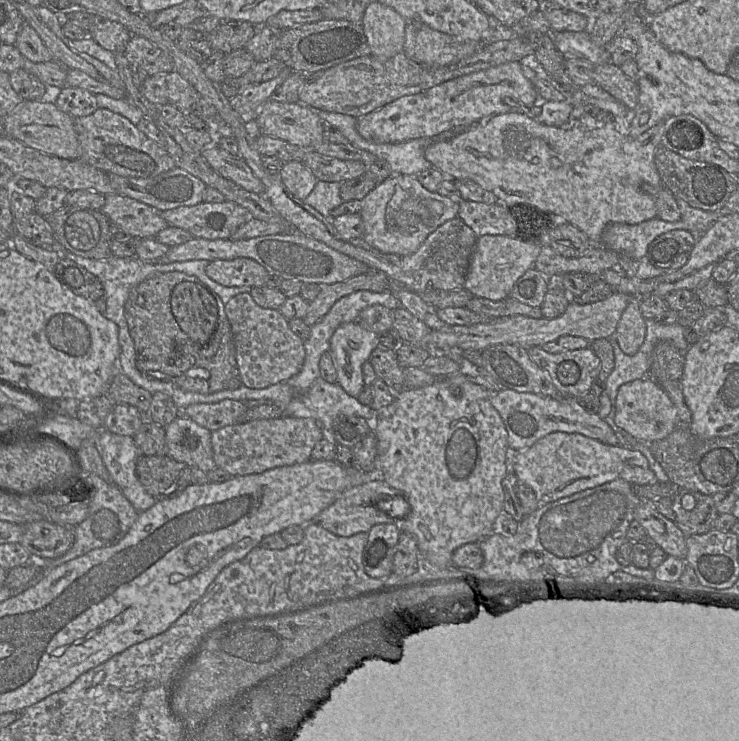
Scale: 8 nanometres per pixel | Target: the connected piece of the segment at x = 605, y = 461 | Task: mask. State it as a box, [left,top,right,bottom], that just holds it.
[511,432,649,504]

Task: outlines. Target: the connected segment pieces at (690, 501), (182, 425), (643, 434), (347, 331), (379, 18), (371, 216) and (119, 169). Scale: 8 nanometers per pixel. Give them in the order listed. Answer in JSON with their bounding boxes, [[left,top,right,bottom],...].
[[672,489,719,536],[165,417,216,473],[616,378,678,443],[330,321,381,398],[362,2,406,58],[362,174,459,255],[75,108,176,178]]

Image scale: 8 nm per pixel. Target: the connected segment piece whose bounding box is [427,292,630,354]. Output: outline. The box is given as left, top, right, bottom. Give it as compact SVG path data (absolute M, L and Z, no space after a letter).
M614 292L603 300L589 304L581 305L571 300L564 313L553 319L531 318L524 315L494 319L473 312L467 307L439 308L437 309L438 317L449 326L429 333L429 349L427 350L430 354L439 354L443 351L483 351L496 344L514 344L529 349L535 346L541 347L561 336L578 336L590 342L599 338L609 338L615 333L629 300L629 295L619 292Z

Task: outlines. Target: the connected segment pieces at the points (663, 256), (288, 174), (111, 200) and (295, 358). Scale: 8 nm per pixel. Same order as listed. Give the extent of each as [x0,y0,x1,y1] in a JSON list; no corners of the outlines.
[[646,230,697,269],[279,161,318,201],[101,193,169,239],[224,293,305,389]]

